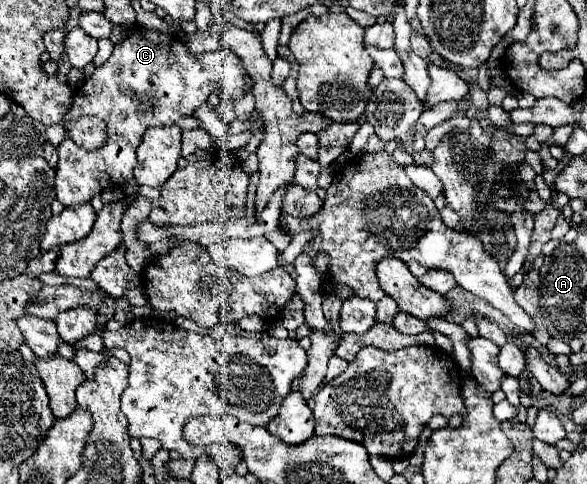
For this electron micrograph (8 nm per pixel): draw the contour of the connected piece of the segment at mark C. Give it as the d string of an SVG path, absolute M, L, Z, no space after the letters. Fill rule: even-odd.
M137 26L133 36L117 44L111 58L103 66L97 66L73 94L73 106L63 122L75 122L79 116L97 116L107 124L109 136L103 148L89 152L79 148L71 142L71 136L65 134L65 140L57 146L57 200L65 208L79 206L81 202L91 202L95 194L101 194L113 184L127 184L133 180L135 150L145 128L171 126L177 120L191 116L211 92L235 100L249 88L249 74L239 66L239 58L233 50L219 48L195 56L175 36Z

